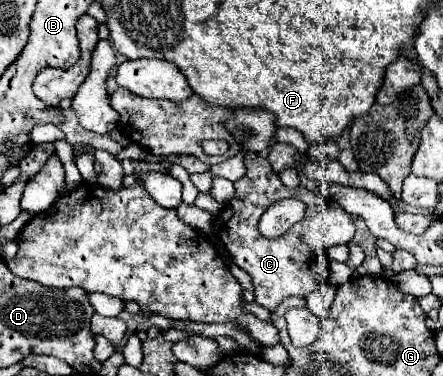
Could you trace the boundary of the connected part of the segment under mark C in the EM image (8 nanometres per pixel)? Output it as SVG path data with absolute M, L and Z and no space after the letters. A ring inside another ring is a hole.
M244 157L244 165L246 165L246 175L234 183L234 197L230 199L230 203L224 205L224 209L214 219L214 229L222 239L222 243L226 245L228 253L232 255L232 261L252 277L256 303L266 307L268 311L274 311L286 297L290 295L308 297L322 283L328 283L328 275L330 275L328 255L324 251L320 253L320 251L312 251L310 247L304 247L300 239L308 221L320 211L320 207L326 201L322 195L312 193L306 187L288 189L280 181L278 173L272 169L268 159L264 157L248 157L248 159ZM282 199L304 201L304 205L308 205L306 215L288 233L280 235L278 239L266 239L258 231L258 221L270 205Z

